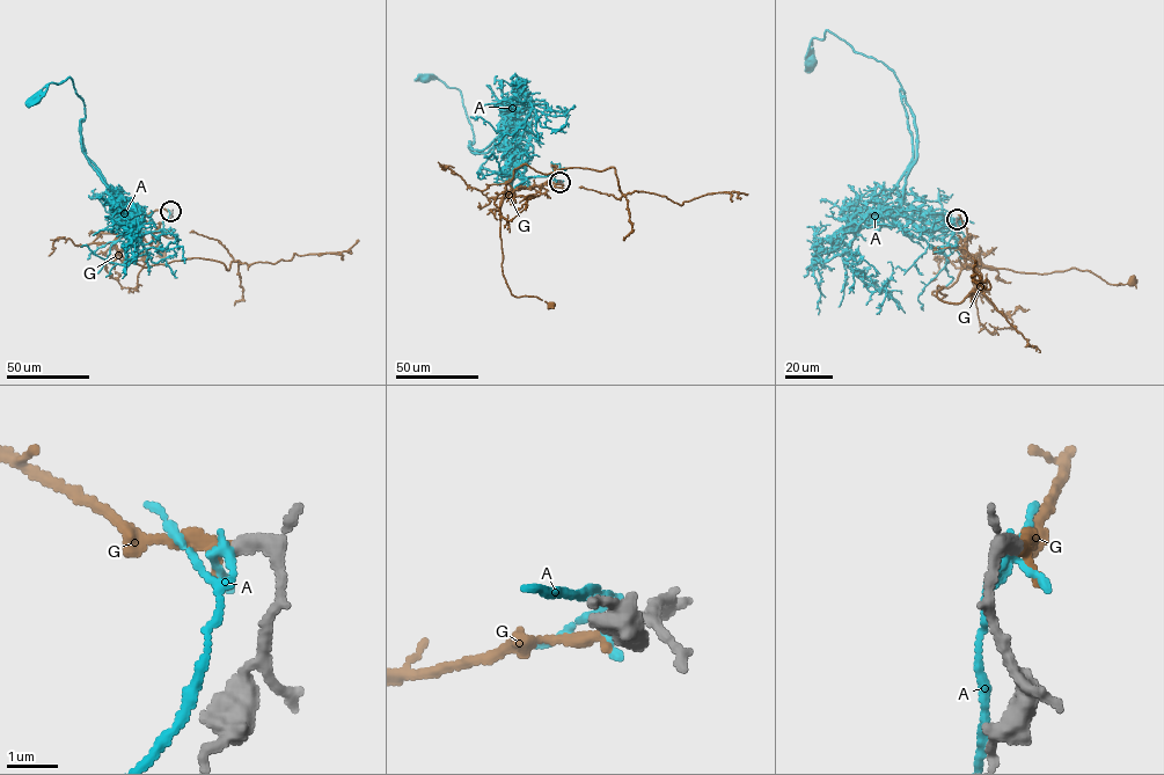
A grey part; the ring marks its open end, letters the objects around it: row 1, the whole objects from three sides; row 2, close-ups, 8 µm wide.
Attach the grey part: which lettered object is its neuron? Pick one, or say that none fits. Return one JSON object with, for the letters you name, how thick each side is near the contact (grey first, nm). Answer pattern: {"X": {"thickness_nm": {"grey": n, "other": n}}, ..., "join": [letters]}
{"G": {"thickness_nm": {"grey": 240, "other": 280}}, "join": ["G"]}

